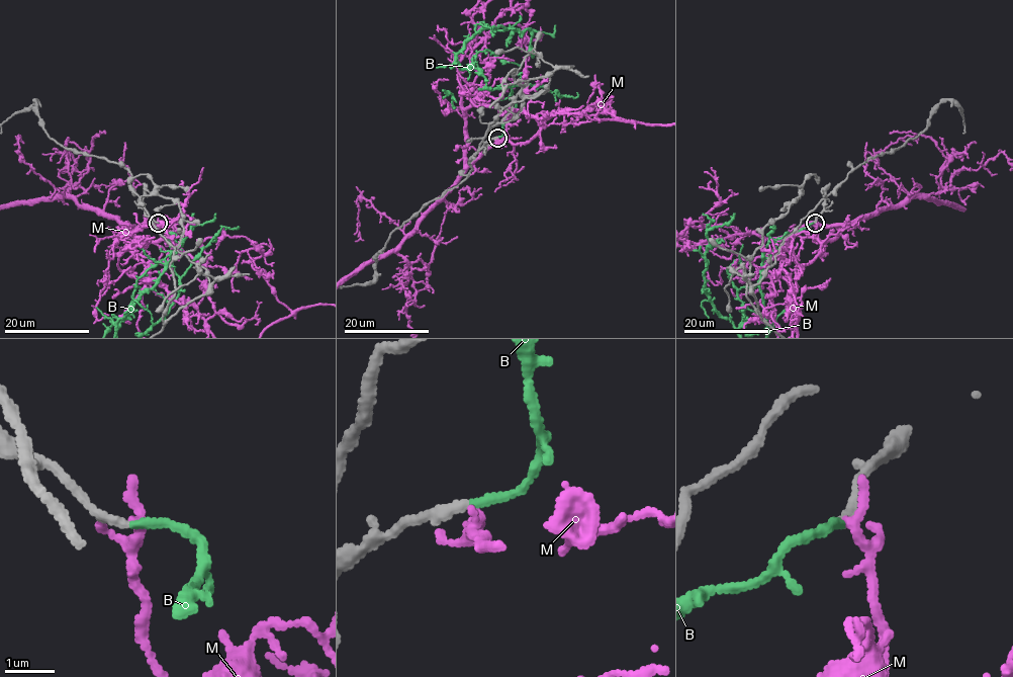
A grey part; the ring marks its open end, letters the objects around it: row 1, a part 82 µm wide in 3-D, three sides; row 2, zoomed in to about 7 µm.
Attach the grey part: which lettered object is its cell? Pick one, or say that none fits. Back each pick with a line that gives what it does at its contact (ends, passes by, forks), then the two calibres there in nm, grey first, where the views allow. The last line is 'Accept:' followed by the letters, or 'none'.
B: it ends there; 190 nm thick on the grey side, 160 nm on the other
Accept: B

